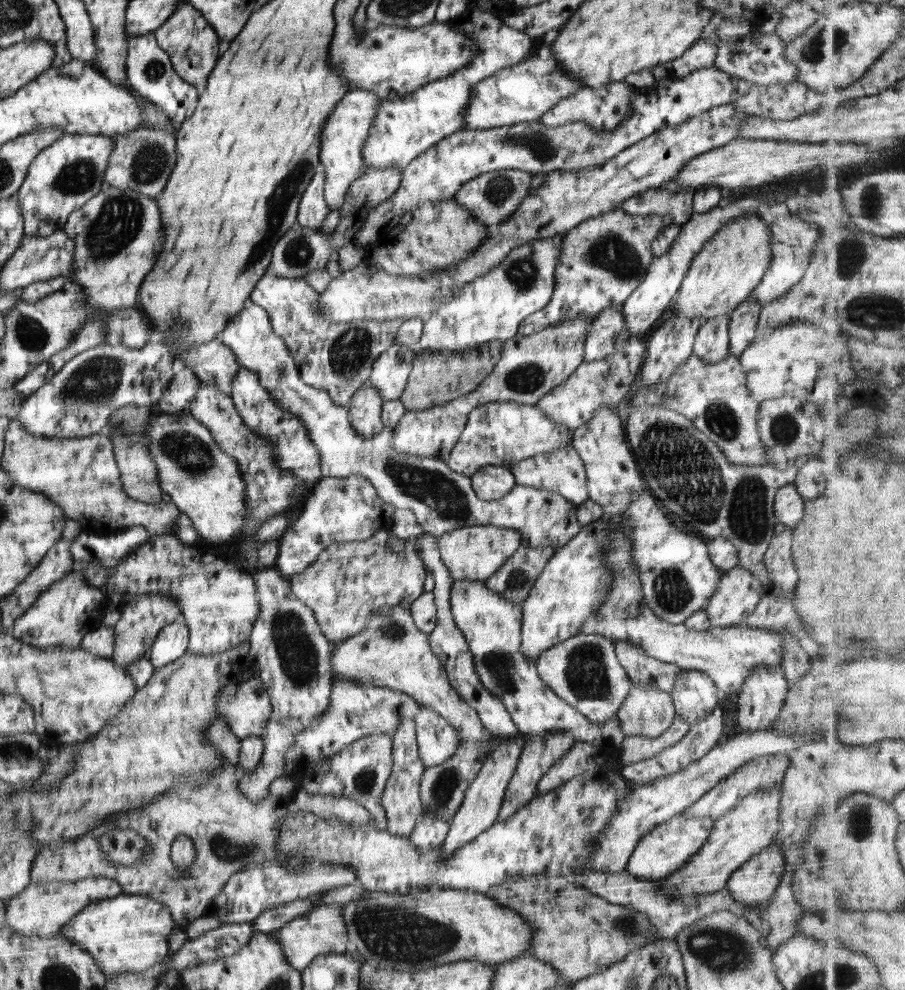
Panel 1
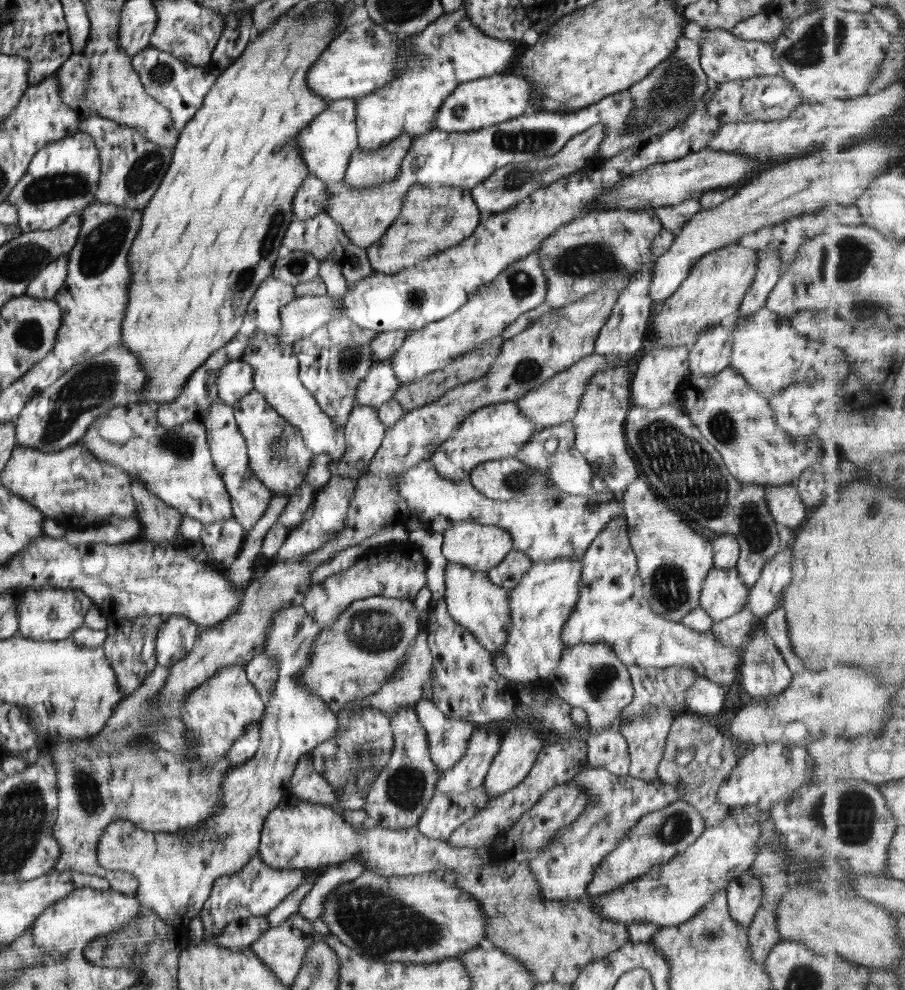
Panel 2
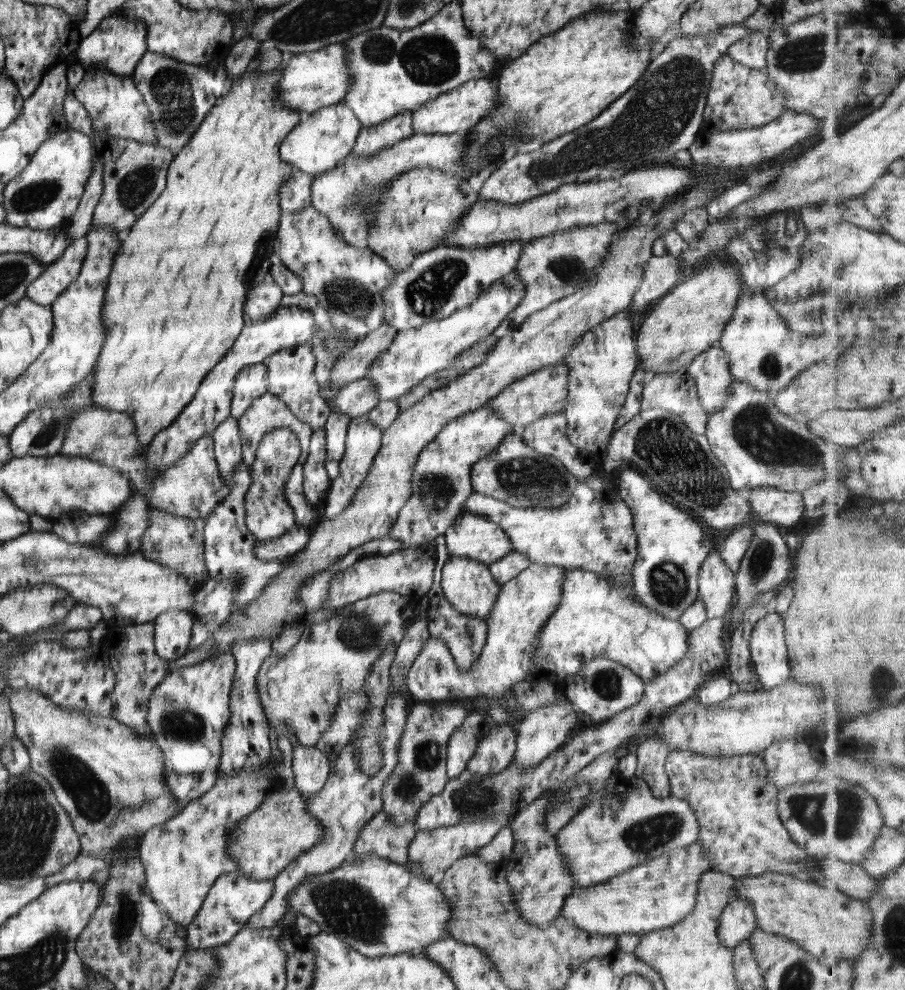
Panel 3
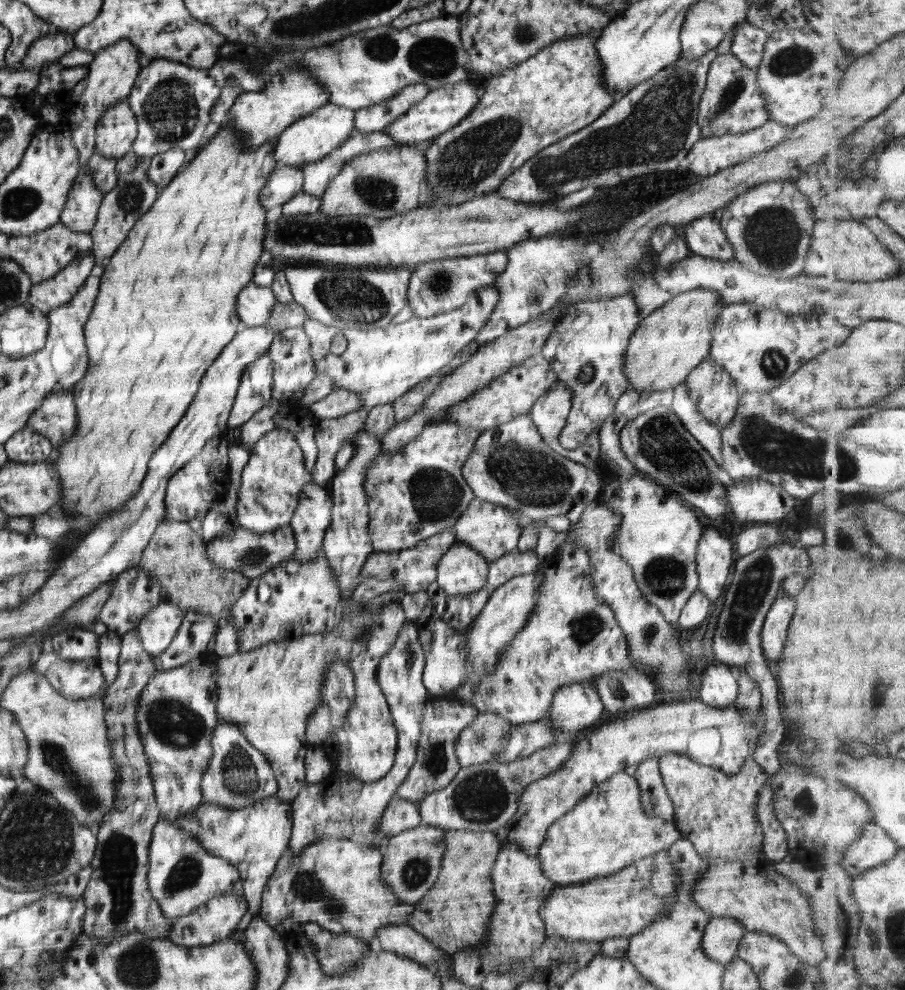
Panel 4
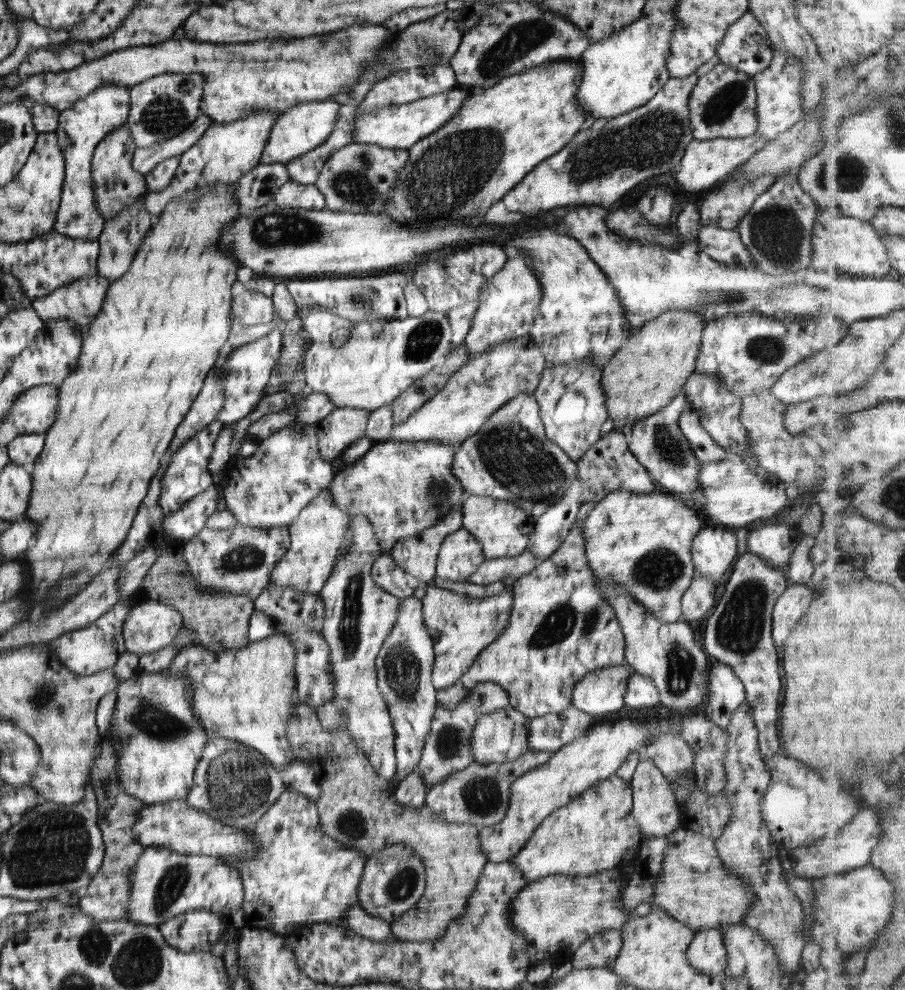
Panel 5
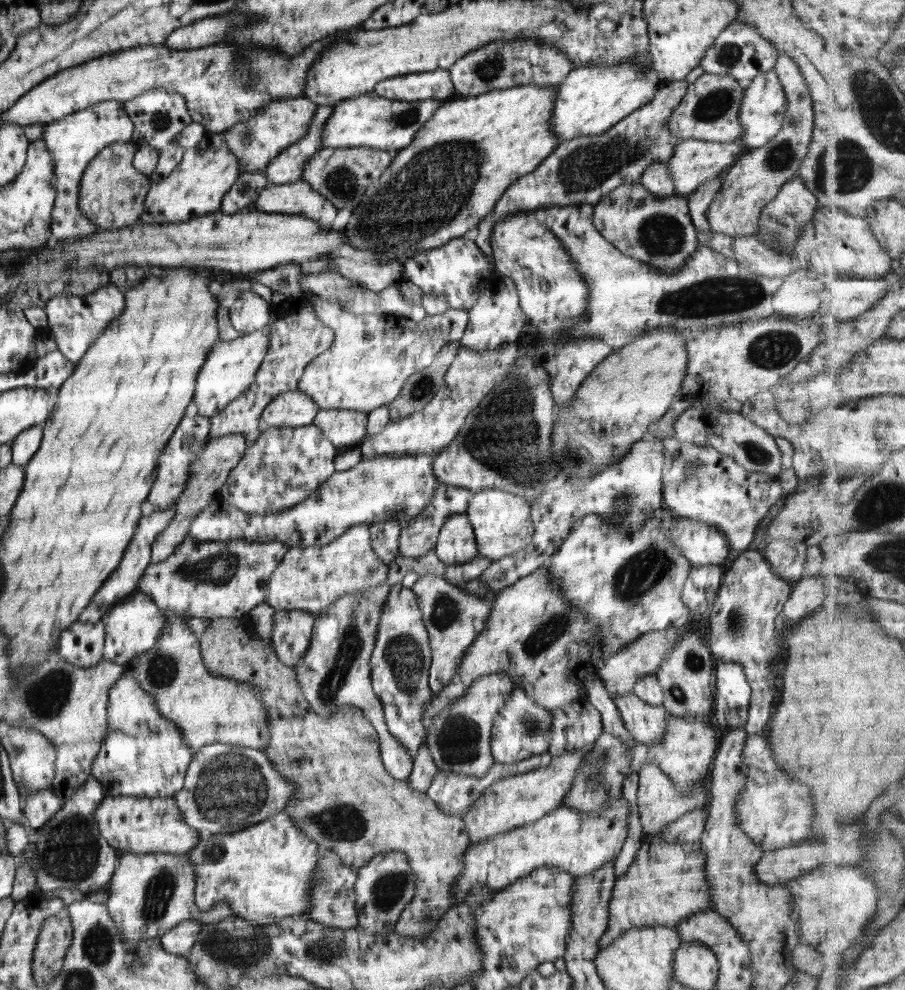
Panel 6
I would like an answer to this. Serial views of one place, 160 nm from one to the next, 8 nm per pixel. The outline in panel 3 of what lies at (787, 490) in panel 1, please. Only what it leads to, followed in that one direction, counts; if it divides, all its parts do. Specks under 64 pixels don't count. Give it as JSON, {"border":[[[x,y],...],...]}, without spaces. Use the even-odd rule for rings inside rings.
{"border":[[[775,487],[753,488],[745,492],[750,511],[756,519],[791,526],[803,518],[802,496],[797,491],[783,491]]]}

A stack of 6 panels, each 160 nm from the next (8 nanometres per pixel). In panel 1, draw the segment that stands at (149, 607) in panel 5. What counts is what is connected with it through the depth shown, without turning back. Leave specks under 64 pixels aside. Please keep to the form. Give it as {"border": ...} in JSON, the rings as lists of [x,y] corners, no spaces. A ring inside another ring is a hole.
{"border":[[[178,618],[165,625],[156,633],[147,652],[149,662],[156,669],[177,660],[186,652],[188,630],[182,619]]]}

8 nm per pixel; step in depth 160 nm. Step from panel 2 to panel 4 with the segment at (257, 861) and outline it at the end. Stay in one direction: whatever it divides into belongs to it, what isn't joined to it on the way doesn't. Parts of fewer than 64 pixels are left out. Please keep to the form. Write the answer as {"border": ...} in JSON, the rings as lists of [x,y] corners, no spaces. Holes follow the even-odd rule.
{"border":[[[241,890],[237,894],[214,896],[198,906],[193,912],[171,922],[168,940],[184,947],[207,946],[222,941],[236,930],[237,922],[247,910]]]}

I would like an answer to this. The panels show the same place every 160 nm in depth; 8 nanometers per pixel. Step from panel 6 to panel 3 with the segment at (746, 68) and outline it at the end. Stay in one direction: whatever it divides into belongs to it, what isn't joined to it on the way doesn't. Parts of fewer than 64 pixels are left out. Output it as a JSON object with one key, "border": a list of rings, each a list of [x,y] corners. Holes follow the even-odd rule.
{"border":[[[754,31],[730,44],[725,53],[739,65],[763,71],[768,45],[767,33]]]}

